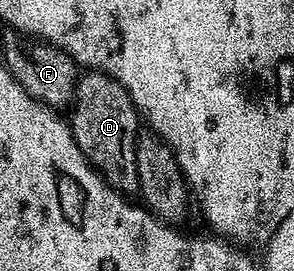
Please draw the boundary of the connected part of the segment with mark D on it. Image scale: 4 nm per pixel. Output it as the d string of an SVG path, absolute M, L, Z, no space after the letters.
M86 72L79 77L76 102L80 108L68 125L80 152L112 189L123 196L137 195L144 177L138 170L140 115L130 94L109 75Z

